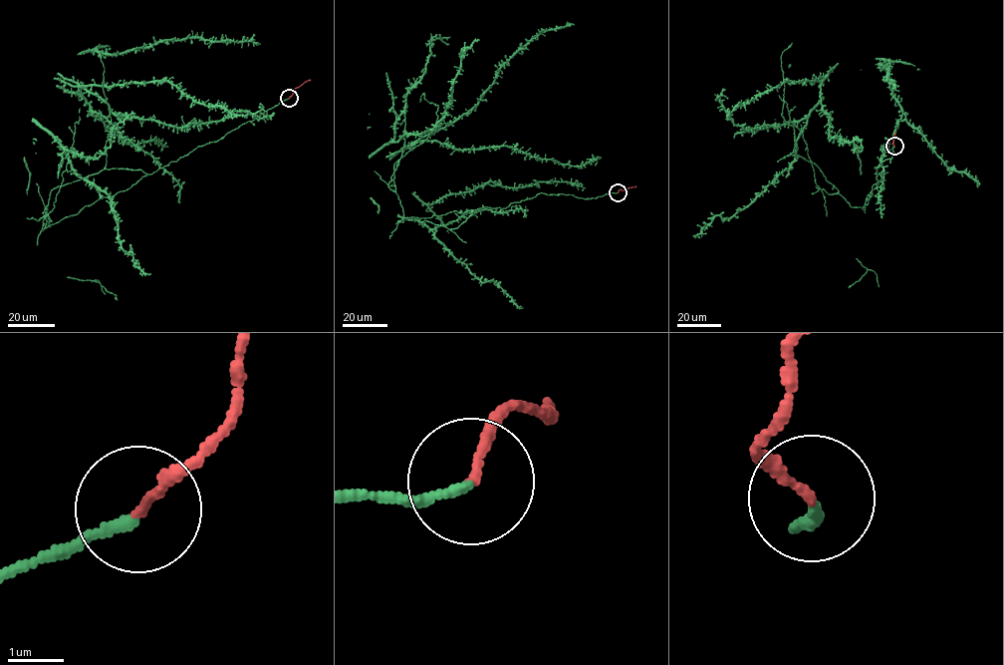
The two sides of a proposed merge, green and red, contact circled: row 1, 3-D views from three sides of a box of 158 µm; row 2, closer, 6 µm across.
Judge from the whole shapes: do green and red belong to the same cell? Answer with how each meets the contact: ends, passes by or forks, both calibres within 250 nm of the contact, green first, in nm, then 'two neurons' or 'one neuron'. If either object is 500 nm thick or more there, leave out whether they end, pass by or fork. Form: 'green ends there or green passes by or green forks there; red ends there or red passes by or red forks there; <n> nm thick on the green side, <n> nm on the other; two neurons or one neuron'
green ends there; red ends there; 160 nm thick on the green side, 150 nm on the other; two neurons

